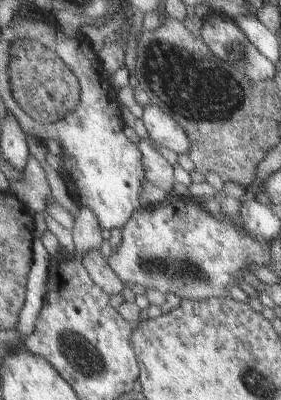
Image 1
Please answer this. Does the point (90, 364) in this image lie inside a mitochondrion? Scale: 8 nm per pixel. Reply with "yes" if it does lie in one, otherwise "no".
yes

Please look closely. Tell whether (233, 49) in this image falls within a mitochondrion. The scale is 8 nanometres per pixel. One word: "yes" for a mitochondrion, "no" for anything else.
yes

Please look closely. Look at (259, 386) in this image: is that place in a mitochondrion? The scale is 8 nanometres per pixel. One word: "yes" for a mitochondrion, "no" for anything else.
yes

